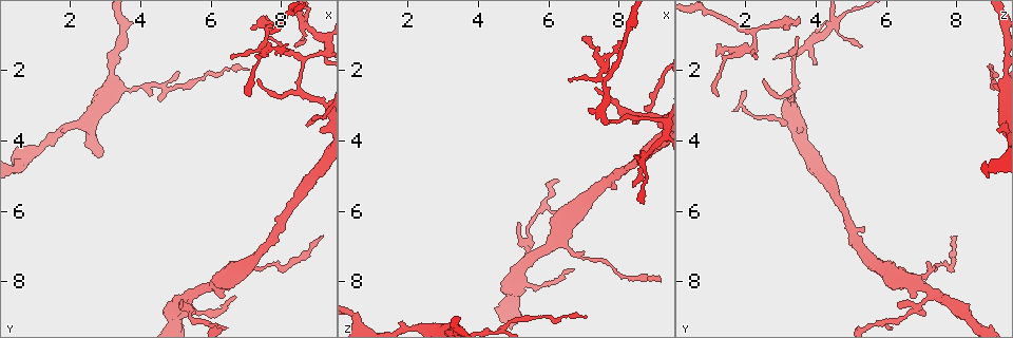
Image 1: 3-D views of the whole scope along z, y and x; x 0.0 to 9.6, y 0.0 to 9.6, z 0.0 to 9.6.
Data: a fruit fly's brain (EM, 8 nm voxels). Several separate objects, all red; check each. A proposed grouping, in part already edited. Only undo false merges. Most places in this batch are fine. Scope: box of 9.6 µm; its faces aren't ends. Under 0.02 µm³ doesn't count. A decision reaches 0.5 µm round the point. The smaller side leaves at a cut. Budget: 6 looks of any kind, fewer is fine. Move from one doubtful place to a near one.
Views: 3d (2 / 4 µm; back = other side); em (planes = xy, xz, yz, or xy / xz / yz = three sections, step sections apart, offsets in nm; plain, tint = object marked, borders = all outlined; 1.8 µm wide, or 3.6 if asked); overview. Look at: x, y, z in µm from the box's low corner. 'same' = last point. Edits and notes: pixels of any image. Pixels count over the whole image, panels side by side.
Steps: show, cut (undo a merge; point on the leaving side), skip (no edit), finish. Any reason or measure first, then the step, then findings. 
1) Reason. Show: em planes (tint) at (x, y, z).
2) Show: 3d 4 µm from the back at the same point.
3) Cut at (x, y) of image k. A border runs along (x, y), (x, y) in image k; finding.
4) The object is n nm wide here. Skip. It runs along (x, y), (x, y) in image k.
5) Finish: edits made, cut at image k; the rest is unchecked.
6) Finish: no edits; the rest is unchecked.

Branch point. Show: 3d 2 µm at (7.65, 0.90, 2.25).

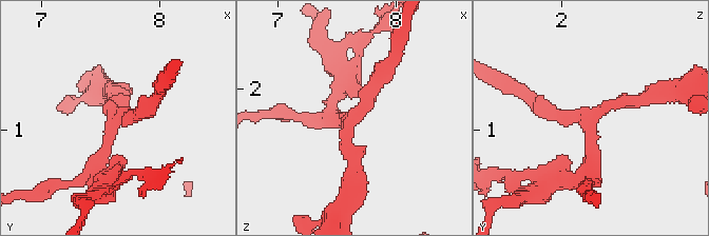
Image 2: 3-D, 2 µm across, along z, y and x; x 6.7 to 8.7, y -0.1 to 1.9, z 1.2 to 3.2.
Now the EM. Show: em 3.6 µm planes (tint) at (7.60, 0.88, 2.28).

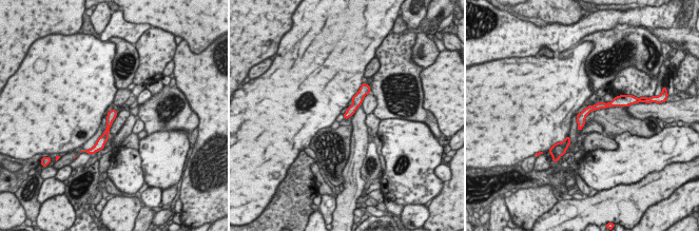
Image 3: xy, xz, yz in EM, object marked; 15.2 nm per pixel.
The object is 130 nm wide here. Skip. It runs along (612, 103), (590, 108), (580, 126) in image 3; continuous, no second neuron.

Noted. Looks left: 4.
Calibre changes. Show: 3d 2 µm at (8.65, 2.70, 3.30).

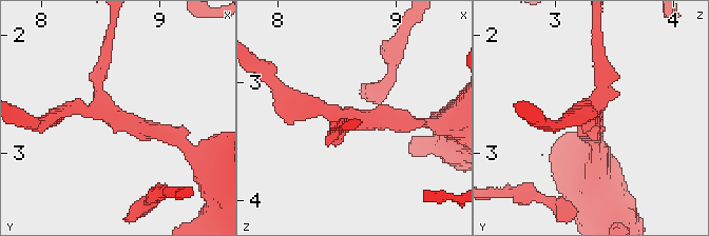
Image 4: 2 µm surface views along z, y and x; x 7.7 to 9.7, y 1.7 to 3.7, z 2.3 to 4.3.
Show: em xy step 16 (tint) at (8.62, 2.66, 3.28).

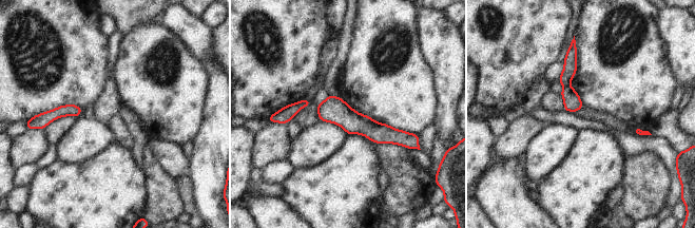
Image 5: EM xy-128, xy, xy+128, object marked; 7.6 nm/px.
Cut at (570, 70) of image 5. A border runs along (568, 84), (564, 87) in image 5; a second neuron is stuck on.

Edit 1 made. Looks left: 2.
Finish: edits made, cut at image 5; the rest is unchecked.

